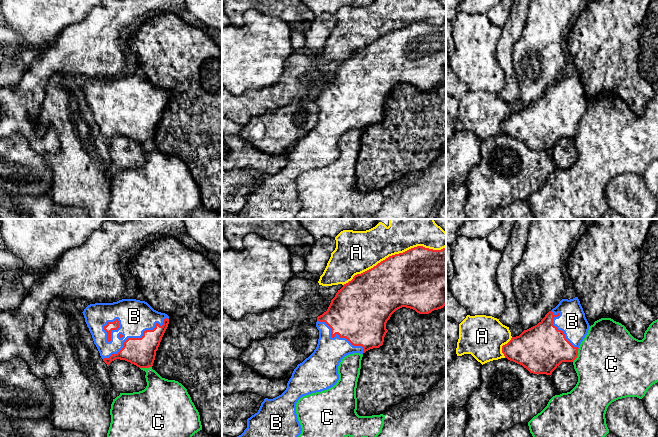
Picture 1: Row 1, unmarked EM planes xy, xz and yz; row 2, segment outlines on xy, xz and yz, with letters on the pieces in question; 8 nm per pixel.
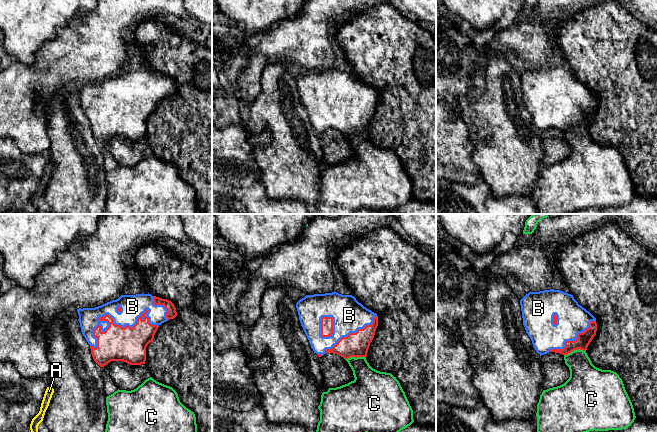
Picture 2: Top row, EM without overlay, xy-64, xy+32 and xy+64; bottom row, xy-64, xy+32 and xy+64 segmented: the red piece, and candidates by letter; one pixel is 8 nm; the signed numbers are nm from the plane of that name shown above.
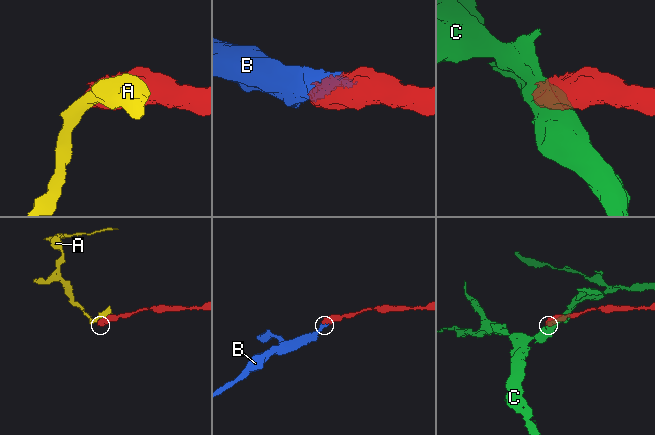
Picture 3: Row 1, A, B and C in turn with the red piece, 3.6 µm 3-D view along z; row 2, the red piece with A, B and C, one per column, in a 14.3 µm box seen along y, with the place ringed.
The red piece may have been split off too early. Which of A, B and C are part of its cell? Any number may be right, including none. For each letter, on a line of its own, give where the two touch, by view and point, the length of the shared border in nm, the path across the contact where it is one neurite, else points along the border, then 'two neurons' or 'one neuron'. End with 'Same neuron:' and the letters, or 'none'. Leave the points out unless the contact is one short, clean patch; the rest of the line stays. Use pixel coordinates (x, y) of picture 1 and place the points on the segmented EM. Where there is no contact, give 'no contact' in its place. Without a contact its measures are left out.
A: xz (395, 254) | 900 nm | two neurons
B: xy (137, 338) | 600 nm | one neuron
C: xy (145, 367) | 100 nm | along xy (151, 366), (140, 368) | two neurons
Same neuron: B

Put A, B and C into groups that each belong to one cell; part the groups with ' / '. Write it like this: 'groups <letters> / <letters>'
groups A / B / C

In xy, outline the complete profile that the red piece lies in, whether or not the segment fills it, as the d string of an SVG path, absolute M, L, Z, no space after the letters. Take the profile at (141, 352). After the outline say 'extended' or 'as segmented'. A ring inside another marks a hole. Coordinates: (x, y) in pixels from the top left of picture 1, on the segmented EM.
M136 299L90 304L82 313L94 344L107 365L120 359L139 368L153 366L156 351L169 324L167 314L158 312L147 302Z | extended

